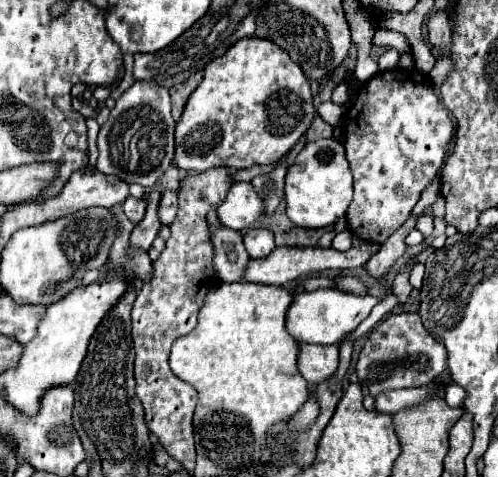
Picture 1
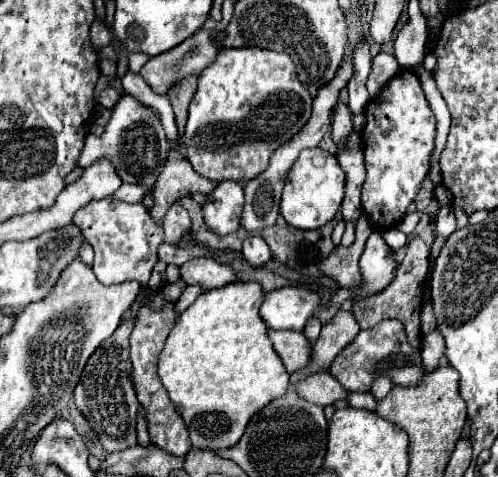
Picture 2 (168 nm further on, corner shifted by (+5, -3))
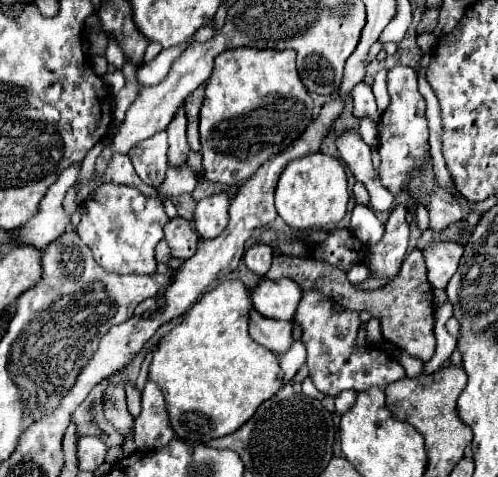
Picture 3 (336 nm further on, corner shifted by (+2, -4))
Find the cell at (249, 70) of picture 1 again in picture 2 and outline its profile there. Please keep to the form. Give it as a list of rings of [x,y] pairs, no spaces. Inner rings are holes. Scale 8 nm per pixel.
[[[224,47],[218,51],[218,57],[198,75],[198,91],[190,103],[190,115],[184,133],[186,157],[192,163],[192,169],[210,181],[250,181],[262,173],[262,169],[266,169],[270,155],[304,127],[304,123],[310,119],[310,109],[312,97],[298,81],[288,53],[254,47]]]

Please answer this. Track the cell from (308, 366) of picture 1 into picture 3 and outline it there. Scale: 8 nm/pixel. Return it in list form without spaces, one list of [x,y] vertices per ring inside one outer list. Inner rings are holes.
[[[255,310],[249,312],[249,334],[251,338],[269,348],[275,354],[285,354],[293,340],[293,322],[283,322],[283,320],[271,320],[271,318],[261,318],[261,314],[257,314]]]

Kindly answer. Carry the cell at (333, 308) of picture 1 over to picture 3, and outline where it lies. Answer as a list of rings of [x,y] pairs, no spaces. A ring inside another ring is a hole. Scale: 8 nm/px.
[[[291,278],[263,280],[255,292],[251,292],[253,308],[273,320],[293,320],[301,302],[301,288]]]

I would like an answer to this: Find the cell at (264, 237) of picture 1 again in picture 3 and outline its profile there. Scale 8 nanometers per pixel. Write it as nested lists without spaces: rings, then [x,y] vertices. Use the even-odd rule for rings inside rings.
[[[255,244],[251,246],[249,250],[245,250],[243,254],[243,262],[245,266],[255,272],[257,276],[265,276],[269,266],[271,266],[271,260],[273,260],[273,250],[265,244]]]

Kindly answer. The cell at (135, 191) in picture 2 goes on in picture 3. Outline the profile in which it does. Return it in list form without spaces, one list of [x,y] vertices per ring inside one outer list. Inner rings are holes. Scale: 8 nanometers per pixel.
[[[185,166],[185,168],[169,168],[163,184],[157,186],[157,192],[161,196],[173,198],[173,196],[179,196],[183,192],[193,192],[195,182],[197,182],[195,172],[189,166]]]

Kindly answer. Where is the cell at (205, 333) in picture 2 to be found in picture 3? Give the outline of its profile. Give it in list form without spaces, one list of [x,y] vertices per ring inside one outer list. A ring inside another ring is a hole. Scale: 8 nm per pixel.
[[[225,280],[193,304],[183,322],[161,340],[157,352],[153,354],[149,376],[157,382],[165,396],[175,434],[189,444],[209,442],[233,434],[253,416],[261,402],[269,400],[283,386],[279,358],[271,350],[257,346],[257,342],[249,336],[249,308],[251,292],[247,286],[241,280]]]

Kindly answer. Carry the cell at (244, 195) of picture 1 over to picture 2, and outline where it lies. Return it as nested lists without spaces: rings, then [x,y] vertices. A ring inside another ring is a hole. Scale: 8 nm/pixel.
[[[222,181],[206,199],[202,213],[204,225],[218,233],[228,235],[238,231],[244,205],[244,189],[236,181]]]

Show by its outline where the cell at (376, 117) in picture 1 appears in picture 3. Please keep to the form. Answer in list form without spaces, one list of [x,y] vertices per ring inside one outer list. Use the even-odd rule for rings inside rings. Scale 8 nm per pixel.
[[[395,66],[387,74],[387,90],[391,96],[389,108],[379,120],[379,178],[381,184],[399,196],[415,170],[421,170],[429,162],[429,126],[425,116],[425,100],[417,90],[417,72],[409,66]]]

